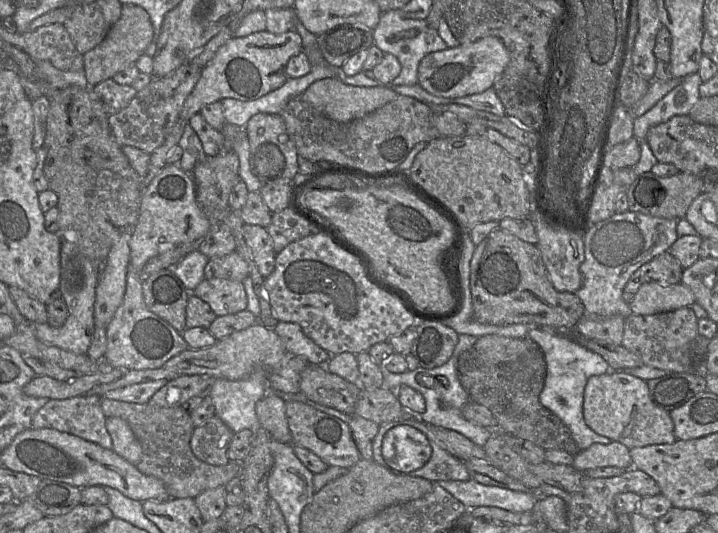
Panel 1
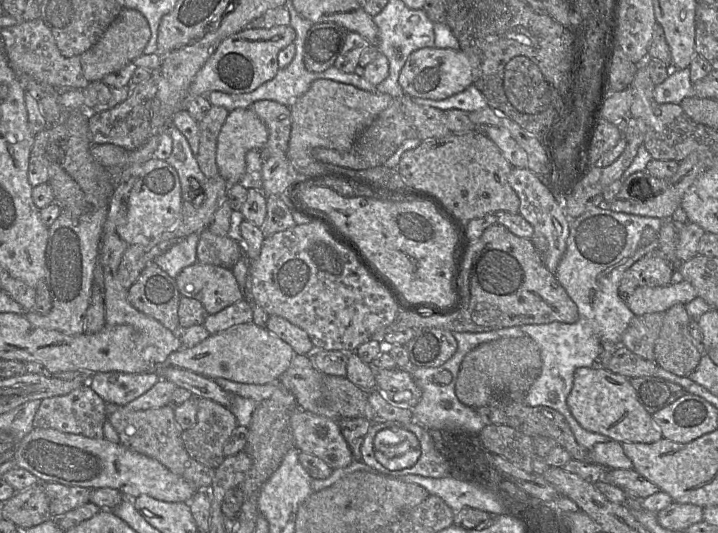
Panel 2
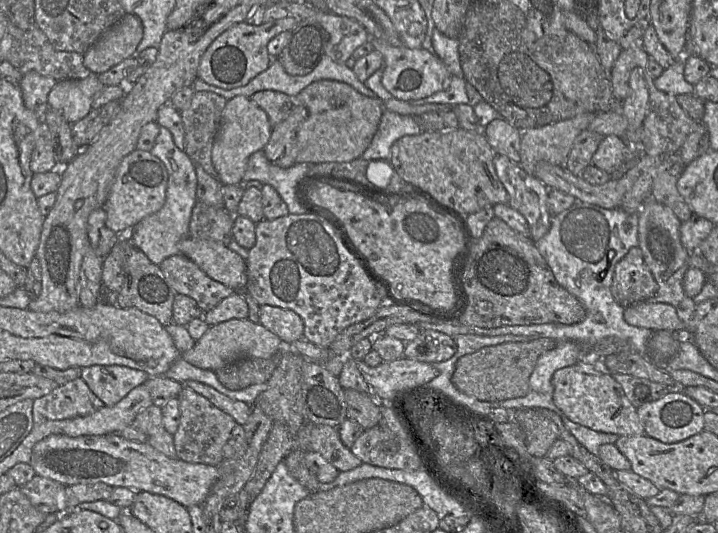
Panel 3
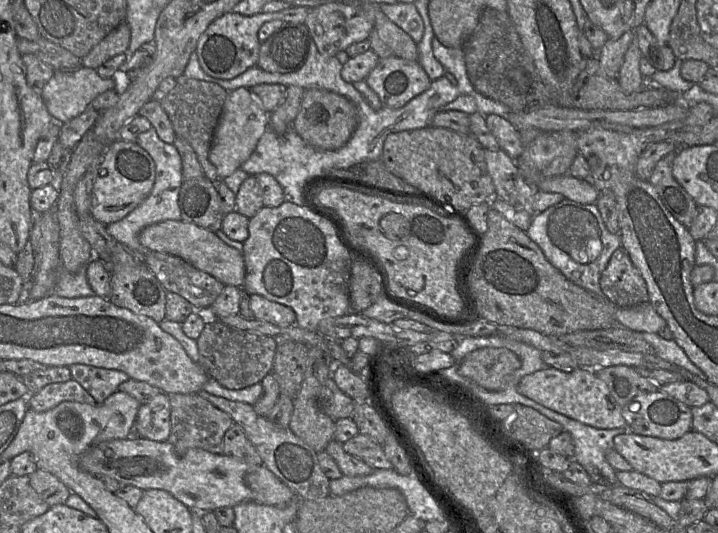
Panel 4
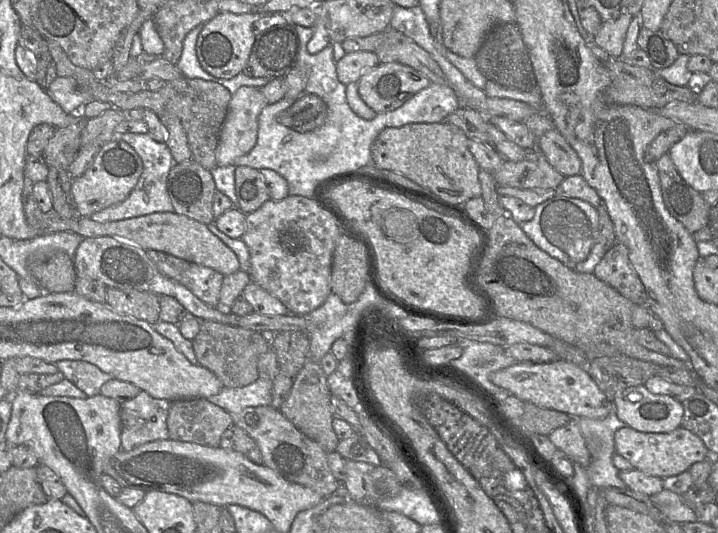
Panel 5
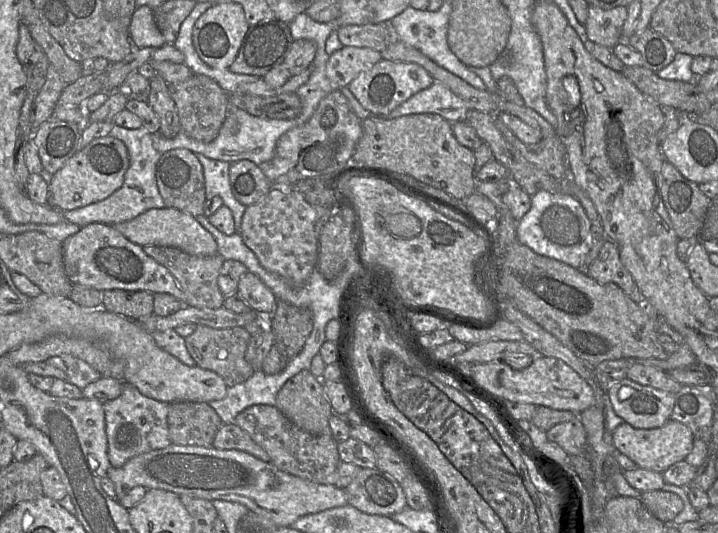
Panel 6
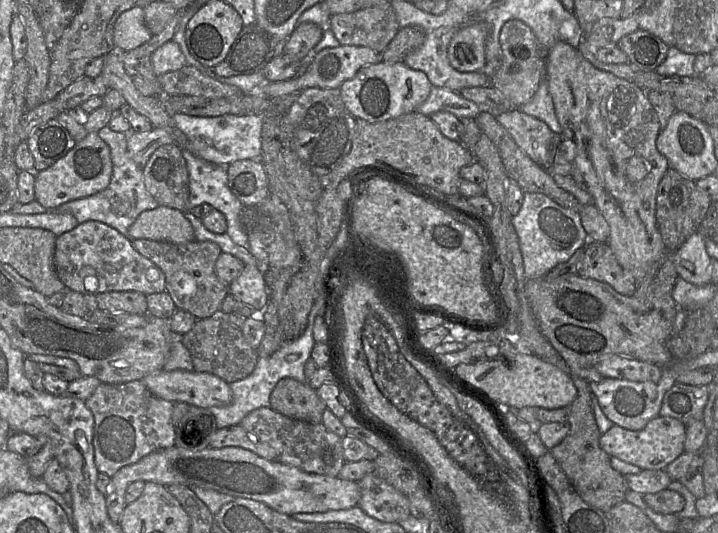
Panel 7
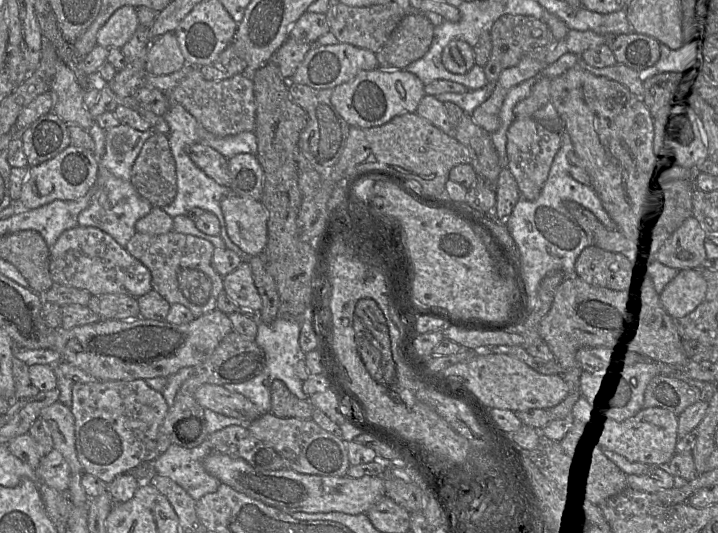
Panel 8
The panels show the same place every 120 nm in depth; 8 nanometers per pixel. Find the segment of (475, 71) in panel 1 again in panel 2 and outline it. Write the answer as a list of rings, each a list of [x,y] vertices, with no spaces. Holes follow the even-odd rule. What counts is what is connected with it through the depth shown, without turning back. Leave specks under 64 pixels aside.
[[[422,48],[409,55],[401,69],[398,82],[403,93],[411,98],[443,100],[473,85],[474,68],[469,57],[460,50]]]

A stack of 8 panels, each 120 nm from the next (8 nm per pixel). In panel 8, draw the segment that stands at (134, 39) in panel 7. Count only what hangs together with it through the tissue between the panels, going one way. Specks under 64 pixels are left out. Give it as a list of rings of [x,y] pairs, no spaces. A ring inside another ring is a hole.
[[[123,6],[116,10],[97,33],[97,44],[121,49],[139,26],[136,8]]]

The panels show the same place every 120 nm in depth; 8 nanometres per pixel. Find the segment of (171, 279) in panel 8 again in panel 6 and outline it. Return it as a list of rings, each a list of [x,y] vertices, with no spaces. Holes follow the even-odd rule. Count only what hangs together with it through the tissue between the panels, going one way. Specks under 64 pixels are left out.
[[[154,245],[141,246],[143,252],[164,266],[175,278],[184,293],[184,306],[218,309],[224,304],[225,296],[218,286],[218,276],[225,261],[222,255],[190,255],[177,248]]]

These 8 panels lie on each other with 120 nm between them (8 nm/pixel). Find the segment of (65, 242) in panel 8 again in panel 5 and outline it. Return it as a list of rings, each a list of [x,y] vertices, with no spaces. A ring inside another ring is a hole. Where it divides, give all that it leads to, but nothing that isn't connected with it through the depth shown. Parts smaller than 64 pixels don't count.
[[[112,236],[85,237],[79,243],[72,259],[77,277],[91,278],[107,287],[123,291],[150,291],[157,295],[168,295],[176,298],[188,314],[201,321],[214,321],[235,325],[235,315],[221,307],[211,307],[198,299],[182,284],[163,275],[139,246]]]

